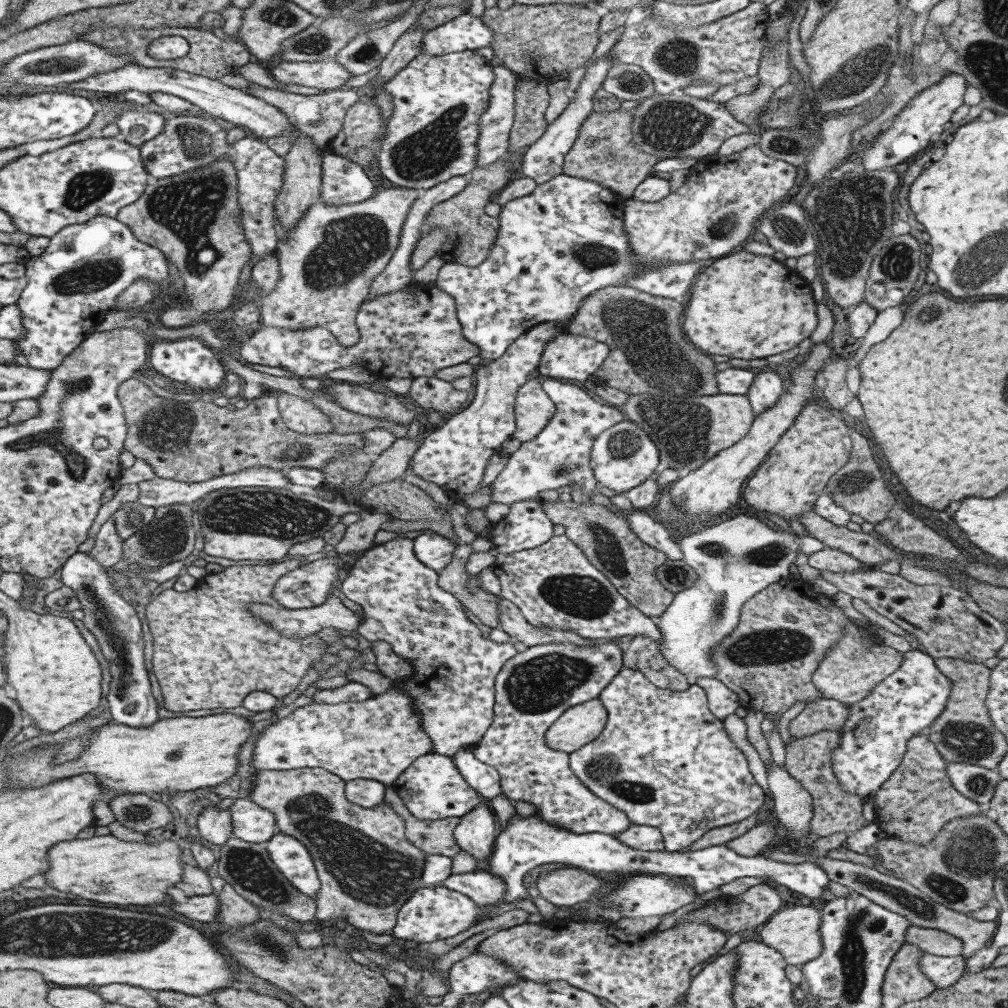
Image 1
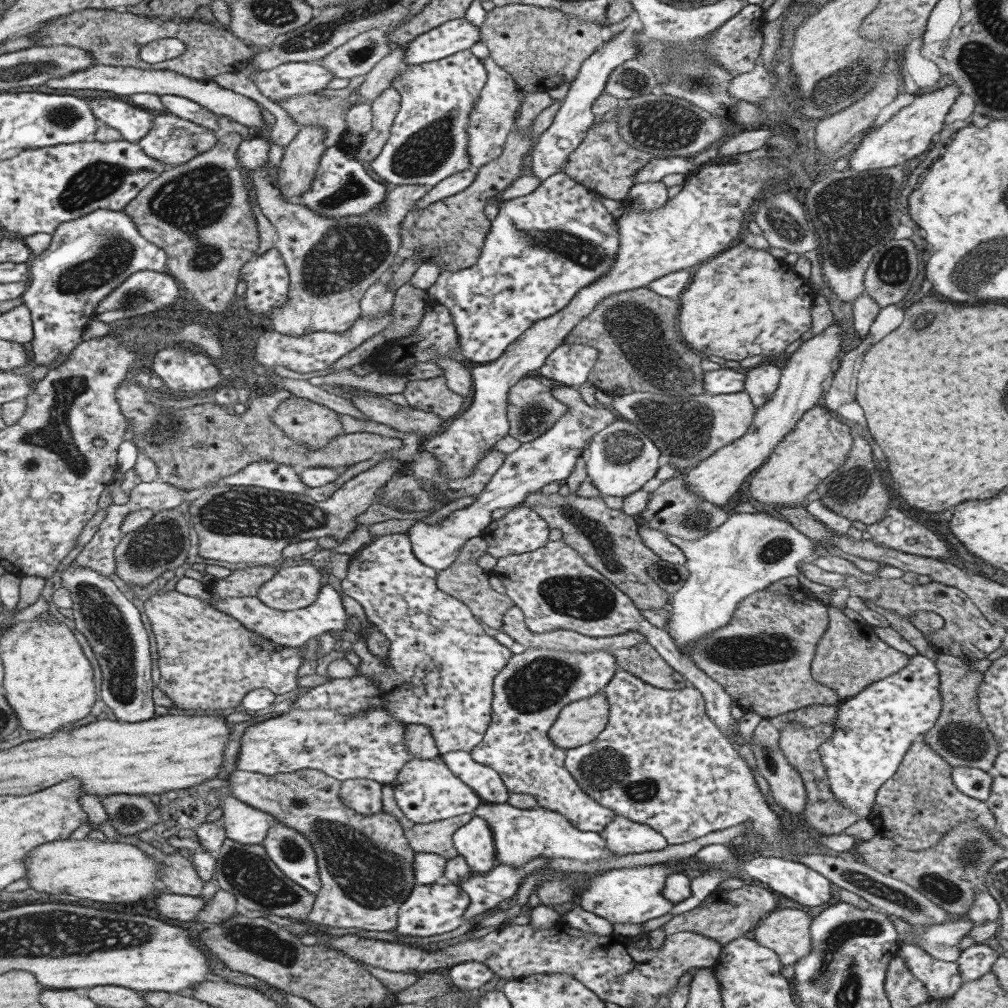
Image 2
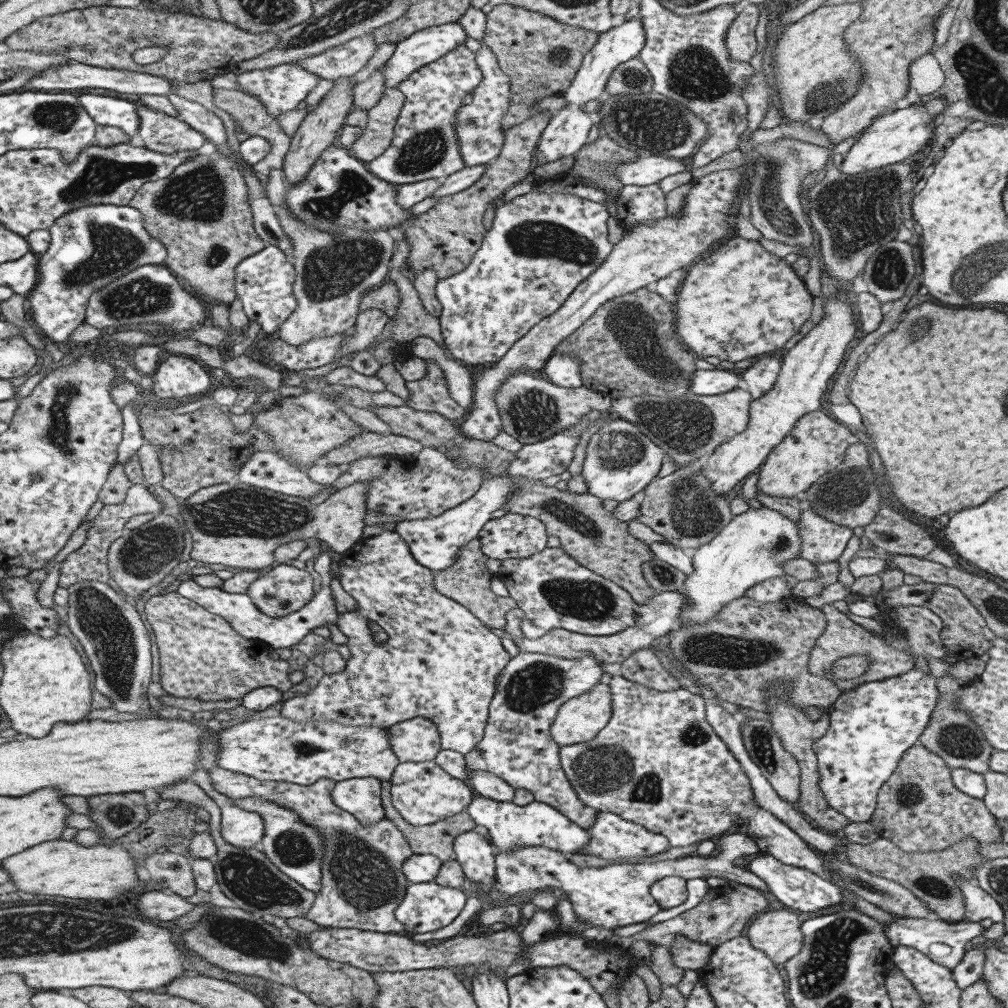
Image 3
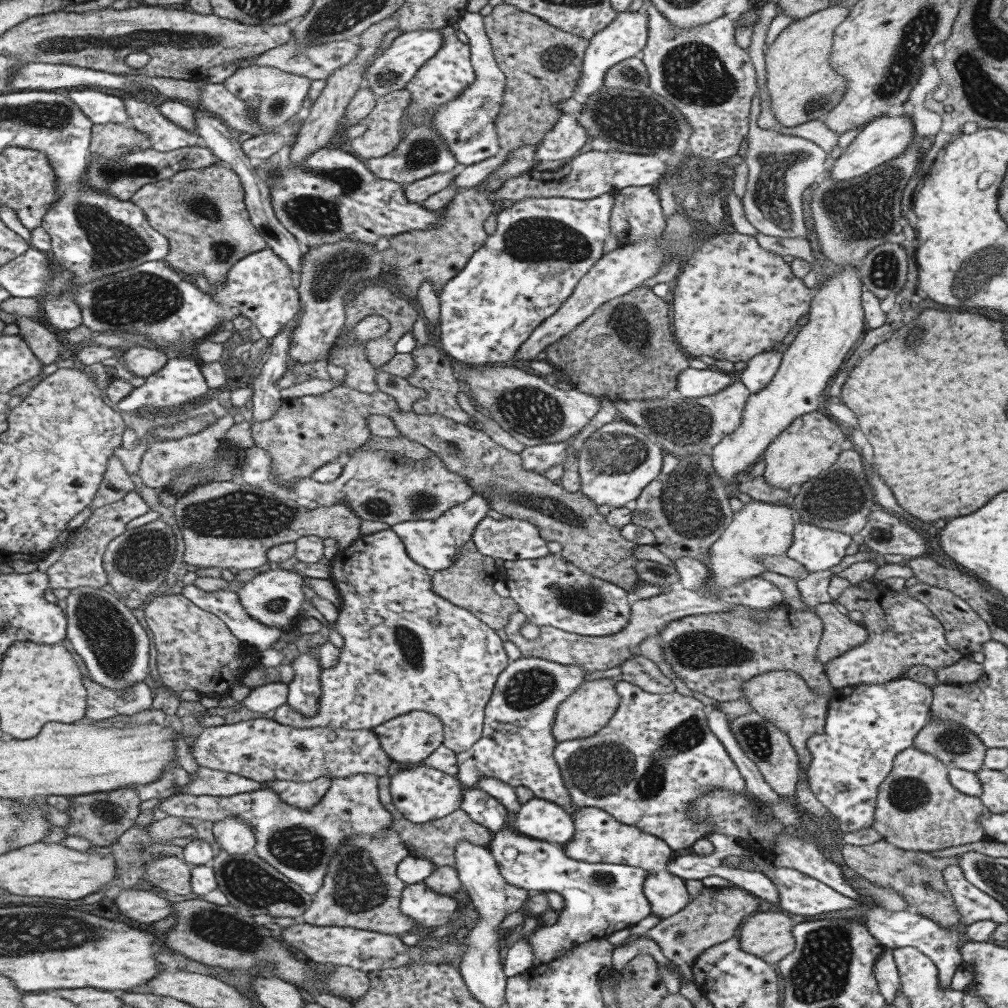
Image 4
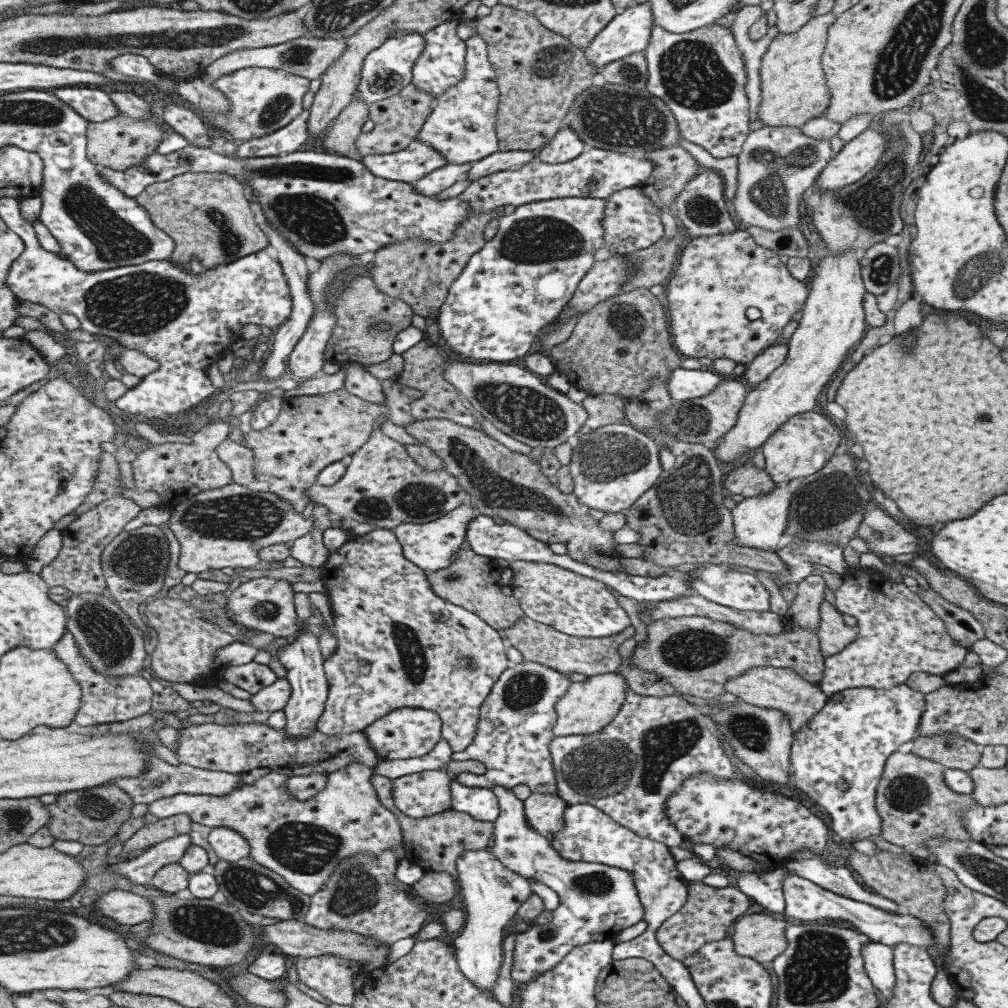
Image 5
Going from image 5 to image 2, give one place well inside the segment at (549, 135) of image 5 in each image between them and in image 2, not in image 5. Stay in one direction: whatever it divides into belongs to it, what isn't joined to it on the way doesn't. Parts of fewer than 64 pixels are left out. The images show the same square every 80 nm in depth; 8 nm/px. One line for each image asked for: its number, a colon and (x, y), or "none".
2: (541, 48)
3: (540, 56)
4: (541, 64)

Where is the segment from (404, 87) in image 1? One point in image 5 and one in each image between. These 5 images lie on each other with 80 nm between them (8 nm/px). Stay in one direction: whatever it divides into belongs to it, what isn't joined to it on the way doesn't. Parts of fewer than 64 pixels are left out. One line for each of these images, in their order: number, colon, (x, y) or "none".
2: (427, 142)
3: (423, 147)
4: (421, 152)
5: (440, 64)

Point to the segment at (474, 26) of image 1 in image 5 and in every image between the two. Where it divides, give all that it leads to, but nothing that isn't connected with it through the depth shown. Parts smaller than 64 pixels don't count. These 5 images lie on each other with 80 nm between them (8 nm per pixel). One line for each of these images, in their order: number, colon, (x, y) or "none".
2: (454, 35)
3: (419, 48)
4: (389, 71)
5: (386, 69)

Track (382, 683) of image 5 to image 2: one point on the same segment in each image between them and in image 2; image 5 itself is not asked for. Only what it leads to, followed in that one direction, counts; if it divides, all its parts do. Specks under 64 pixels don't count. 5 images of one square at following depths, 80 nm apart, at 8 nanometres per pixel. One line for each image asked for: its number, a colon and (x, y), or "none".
2: (440, 666)
3: (439, 662)
4: (405, 649)

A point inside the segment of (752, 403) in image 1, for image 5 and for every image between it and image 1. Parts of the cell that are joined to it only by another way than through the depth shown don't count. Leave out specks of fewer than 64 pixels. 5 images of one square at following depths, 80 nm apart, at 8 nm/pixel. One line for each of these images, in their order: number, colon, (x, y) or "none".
2: (760, 381)
3: (759, 377)
4: (760, 368)
5: (768, 359)

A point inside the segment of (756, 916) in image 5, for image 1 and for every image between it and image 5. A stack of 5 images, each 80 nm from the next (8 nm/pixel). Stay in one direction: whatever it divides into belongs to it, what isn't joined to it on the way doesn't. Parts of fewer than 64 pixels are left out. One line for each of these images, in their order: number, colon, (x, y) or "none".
1: (793, 932)
2: (786, 932)
3: (777, 933)
4: (768, 935)

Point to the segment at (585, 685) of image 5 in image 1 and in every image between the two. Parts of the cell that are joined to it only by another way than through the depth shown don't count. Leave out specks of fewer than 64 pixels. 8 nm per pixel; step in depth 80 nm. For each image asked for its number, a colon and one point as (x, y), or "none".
1: (578, 725)
2: (580, 722)
3: (577, 720)
4: (588, 708)

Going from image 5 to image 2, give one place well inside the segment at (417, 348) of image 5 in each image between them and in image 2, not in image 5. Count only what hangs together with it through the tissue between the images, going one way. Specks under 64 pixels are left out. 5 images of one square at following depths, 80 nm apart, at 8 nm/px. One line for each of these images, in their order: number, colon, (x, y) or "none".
2: (431, 395)
3: (430, 393)
4: (433, 372)

